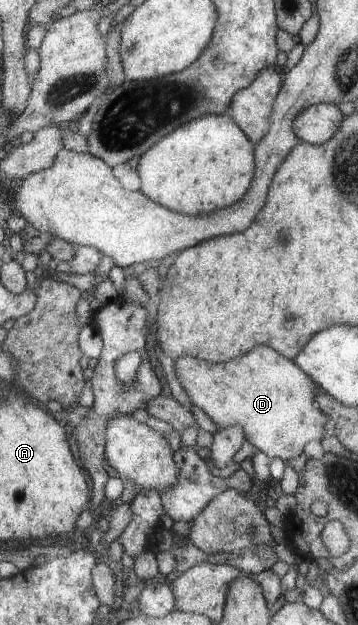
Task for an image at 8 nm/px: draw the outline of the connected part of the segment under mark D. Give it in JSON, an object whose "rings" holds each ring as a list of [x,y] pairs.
{"rings":[[[259,346],[257,350],[235,358],[229,364],[209,364],[205,360],[179,356],[174,359],[174,370],[190,401],[212,419],[217,429],[237,424],[243,426],[248,437],[247,442],[270,458],[279,458],[283,462],[293,460],[303,454],[305,446],[311,440],[320,441],[325,436],[325,424],[330,417],[316,404],[316,397],[322,392],[321,389],[293,360],[285,358],[273,348]]]}

